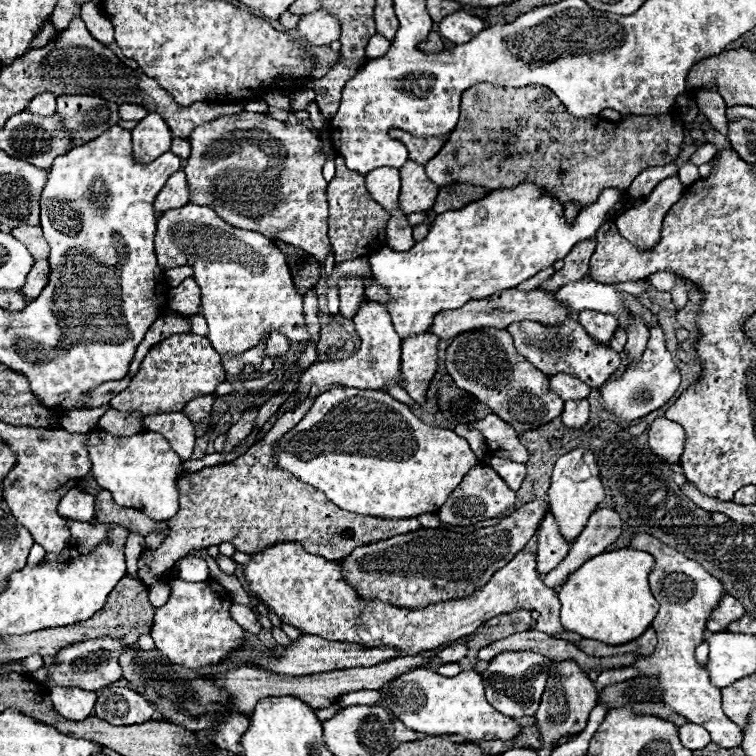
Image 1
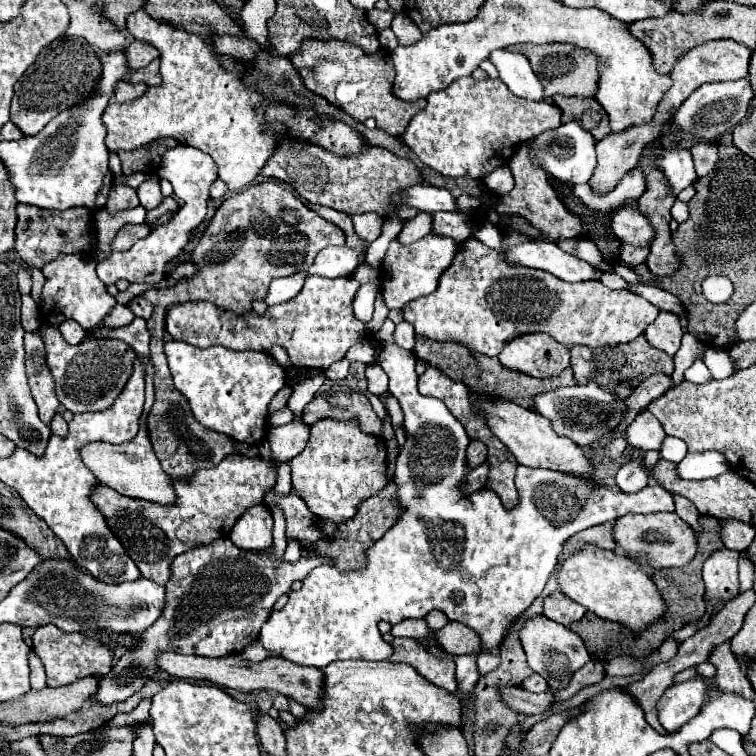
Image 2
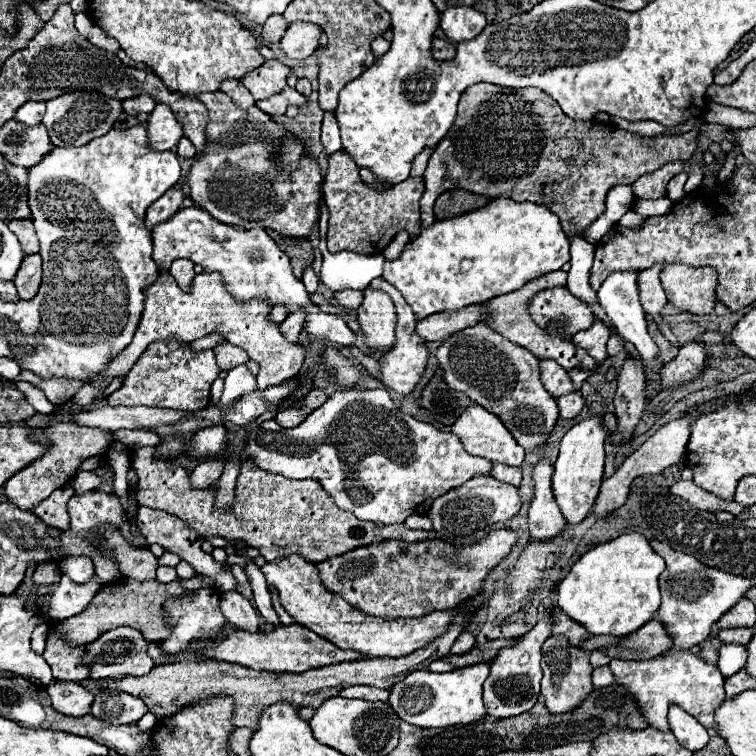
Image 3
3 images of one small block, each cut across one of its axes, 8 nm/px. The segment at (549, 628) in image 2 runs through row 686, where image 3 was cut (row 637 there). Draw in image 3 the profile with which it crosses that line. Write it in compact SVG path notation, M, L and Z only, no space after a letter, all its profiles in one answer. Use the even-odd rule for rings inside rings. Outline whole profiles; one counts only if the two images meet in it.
M550 636L542 646L542 696L544 706L552 714L564 714L582 704L586 696L594 690L592 686L592 666L588 662L588 654L576 646L570 646L564 636Z

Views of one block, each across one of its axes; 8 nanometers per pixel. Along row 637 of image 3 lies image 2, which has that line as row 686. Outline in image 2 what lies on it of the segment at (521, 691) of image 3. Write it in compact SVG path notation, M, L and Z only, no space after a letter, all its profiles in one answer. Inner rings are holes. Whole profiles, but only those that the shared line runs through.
M532 674L528 680L524 680L522 688L528 692L546 692L548 682L544 682L544 678L540 678L540 674Z

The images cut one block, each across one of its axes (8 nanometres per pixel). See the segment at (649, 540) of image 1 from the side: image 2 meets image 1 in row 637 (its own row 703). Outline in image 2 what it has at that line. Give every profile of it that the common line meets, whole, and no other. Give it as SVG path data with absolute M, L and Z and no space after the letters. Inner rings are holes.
M694 678L682 684L670 686L658 700L660 724L668 732L680 730L682 724L692 720L704 706L708 696L708 686L704 678Z

